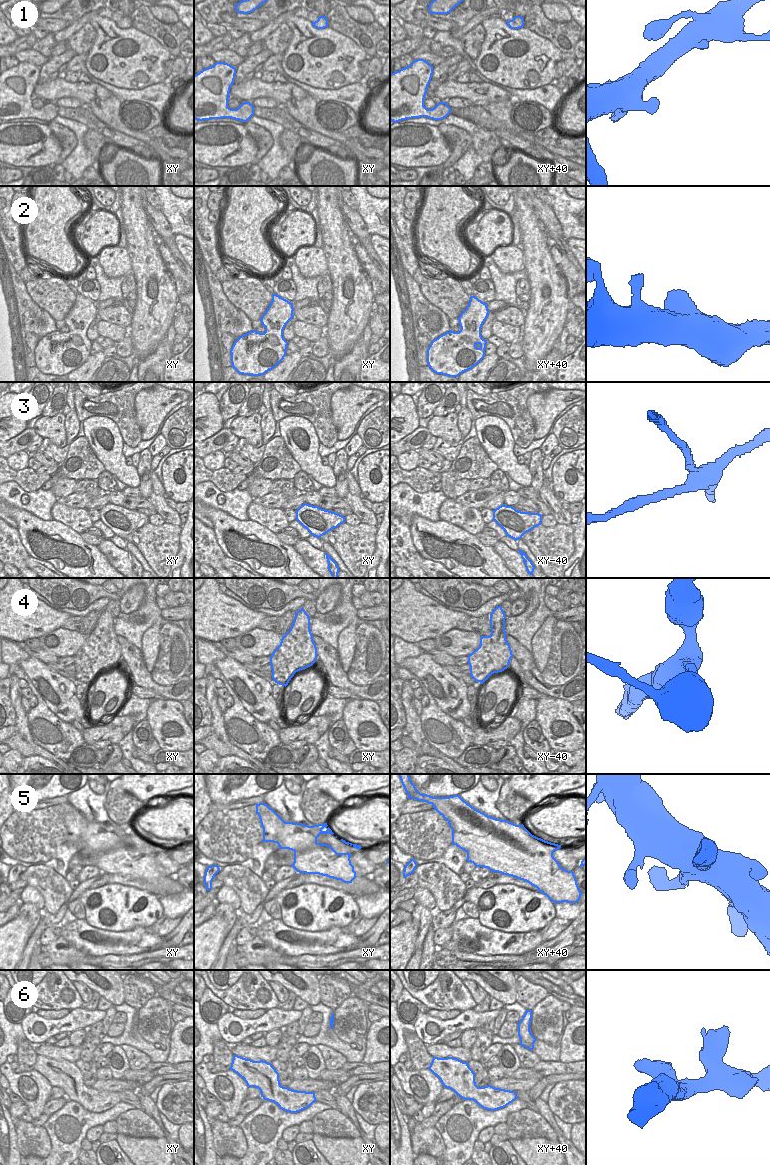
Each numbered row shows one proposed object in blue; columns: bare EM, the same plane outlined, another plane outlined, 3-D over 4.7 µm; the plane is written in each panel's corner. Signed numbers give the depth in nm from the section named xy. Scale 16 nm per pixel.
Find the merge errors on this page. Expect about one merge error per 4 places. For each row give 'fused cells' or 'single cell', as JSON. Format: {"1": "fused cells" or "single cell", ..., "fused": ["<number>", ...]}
{"1": "single cell", "2": "single cell", "3": "fused cells", "4": "single cell", "5": "single cell", "6": "single cell", "fused": ["3"]}

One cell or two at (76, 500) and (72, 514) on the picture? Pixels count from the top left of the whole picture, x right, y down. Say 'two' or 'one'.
two

